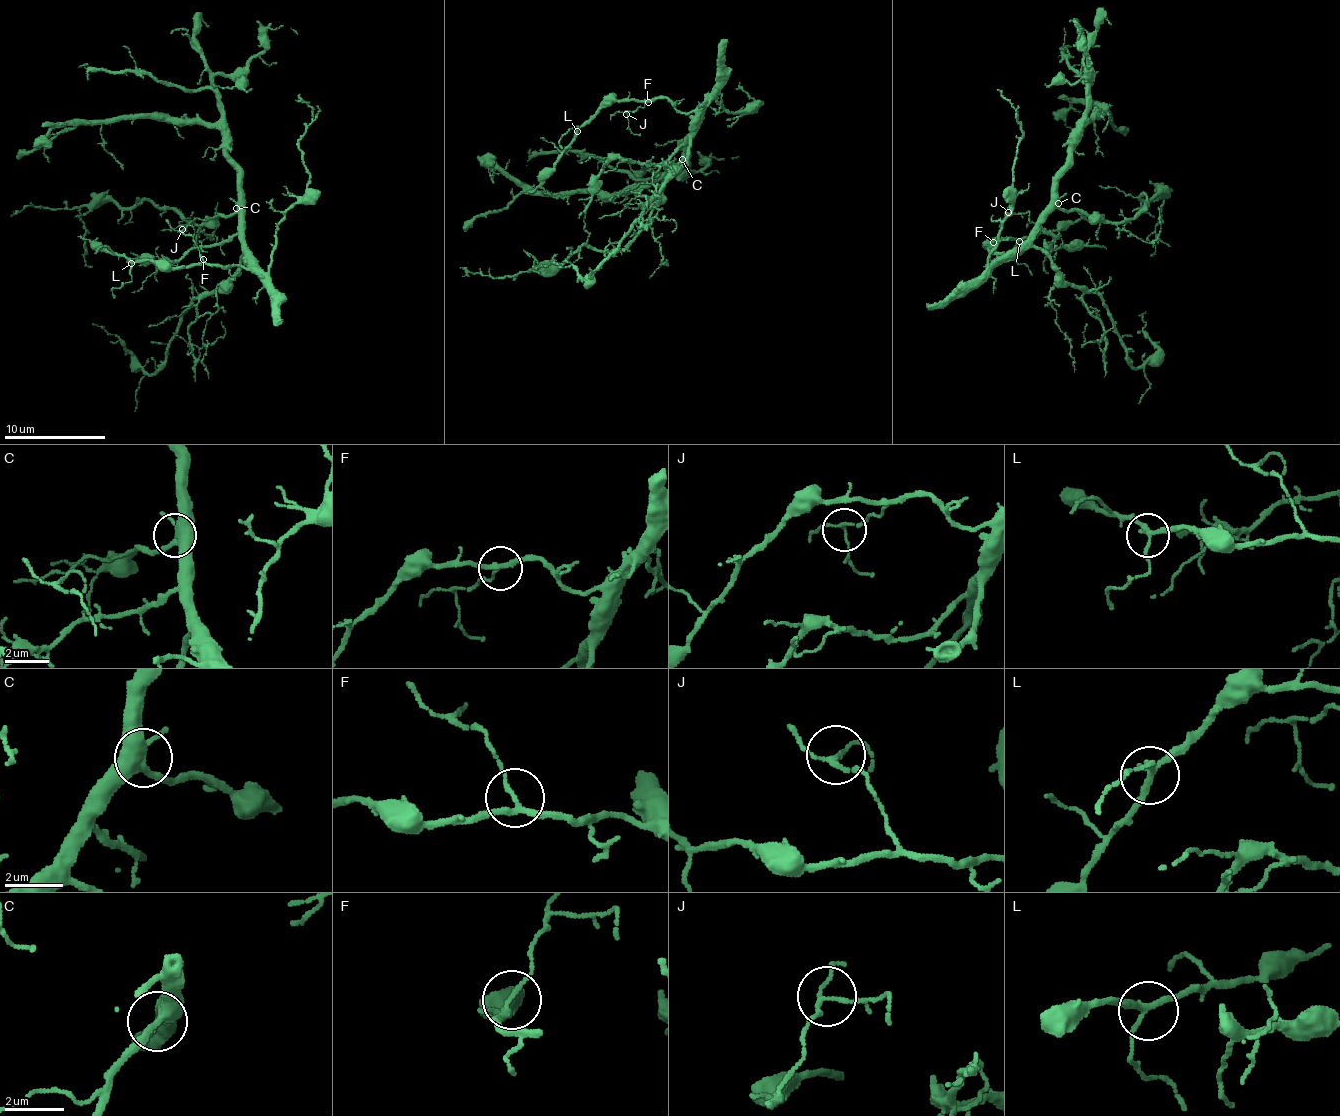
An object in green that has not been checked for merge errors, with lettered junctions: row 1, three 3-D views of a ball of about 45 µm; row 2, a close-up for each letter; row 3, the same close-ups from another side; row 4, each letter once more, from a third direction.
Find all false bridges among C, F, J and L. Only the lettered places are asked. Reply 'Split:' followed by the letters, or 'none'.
Split: none

